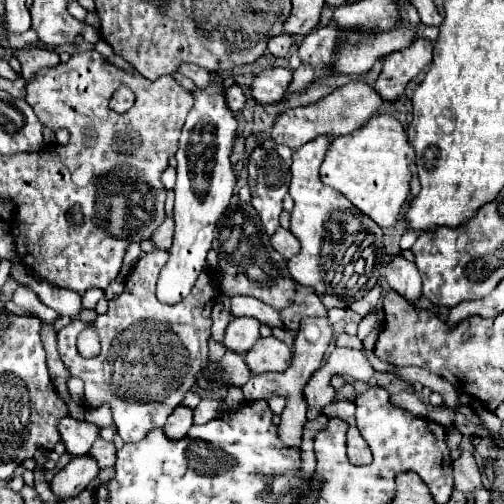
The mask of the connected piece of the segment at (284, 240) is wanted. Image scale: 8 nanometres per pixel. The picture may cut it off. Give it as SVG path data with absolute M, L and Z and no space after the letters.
M279 228L271 236L271 244L285 258L291 258L291 256L297 256L299 254L299 240L295 240L295 236L289 230L285 230L285 228Z

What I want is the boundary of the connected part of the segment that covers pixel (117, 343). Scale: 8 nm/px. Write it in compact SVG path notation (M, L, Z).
M153 250L143 254L125 280L125 290L109 300L109 310L91 322L99 334L101 352L93 358L83 358L77 350L77 338L89 328L89 322L71 320L69 326L59 330L59 354L71 376L85 382L85 406L95 408L107 402L113 410L117 434L125 442L139 442L151 428L165 424L169 414L183 402L185 392L195 386L201 368L209 362L211 338L211 310L219 300L219 286L215 272L205 264L195 290L179 304L163 304L155 296L155 282L159 268L167 262L169 250Z

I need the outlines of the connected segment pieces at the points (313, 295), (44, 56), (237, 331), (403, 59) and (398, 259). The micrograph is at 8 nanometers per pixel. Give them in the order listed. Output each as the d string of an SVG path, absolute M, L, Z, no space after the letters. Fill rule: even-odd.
M299 286L293 304L281 312L281 318L287 324L287 328L297 332L299 322L309 316L327 316L327 308L323 306L321 298L317 296L317 292L313 288Z
M29 46L23 50L15 50L15 54L23 66L23 70L21 70L23 80L31 80L37 74L37 70L41 70L41 68L55 68L59 64L57 52L53 52L49 48Z
M233 318L225 330L223 346L237 354L247 354L247 348L251 348L261 338L259 326L261 324L255 318Z
M415 38L409 48L391 52L383 60L383 72L375 82L375 90L385 100L395 100L405 92L409 80L413 80L431 62L433 42L425 38Z
M401 254L389 256L389 262L383 264L383 274L389 286L409 302L415 302L421 296L421 276L415 264L405 260Z

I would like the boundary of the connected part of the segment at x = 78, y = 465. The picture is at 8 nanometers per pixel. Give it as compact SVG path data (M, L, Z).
M75 456L63 470L51 480L51 490L57 498L73 498L89 486L89 482L99 474L99 464L91 456Z

